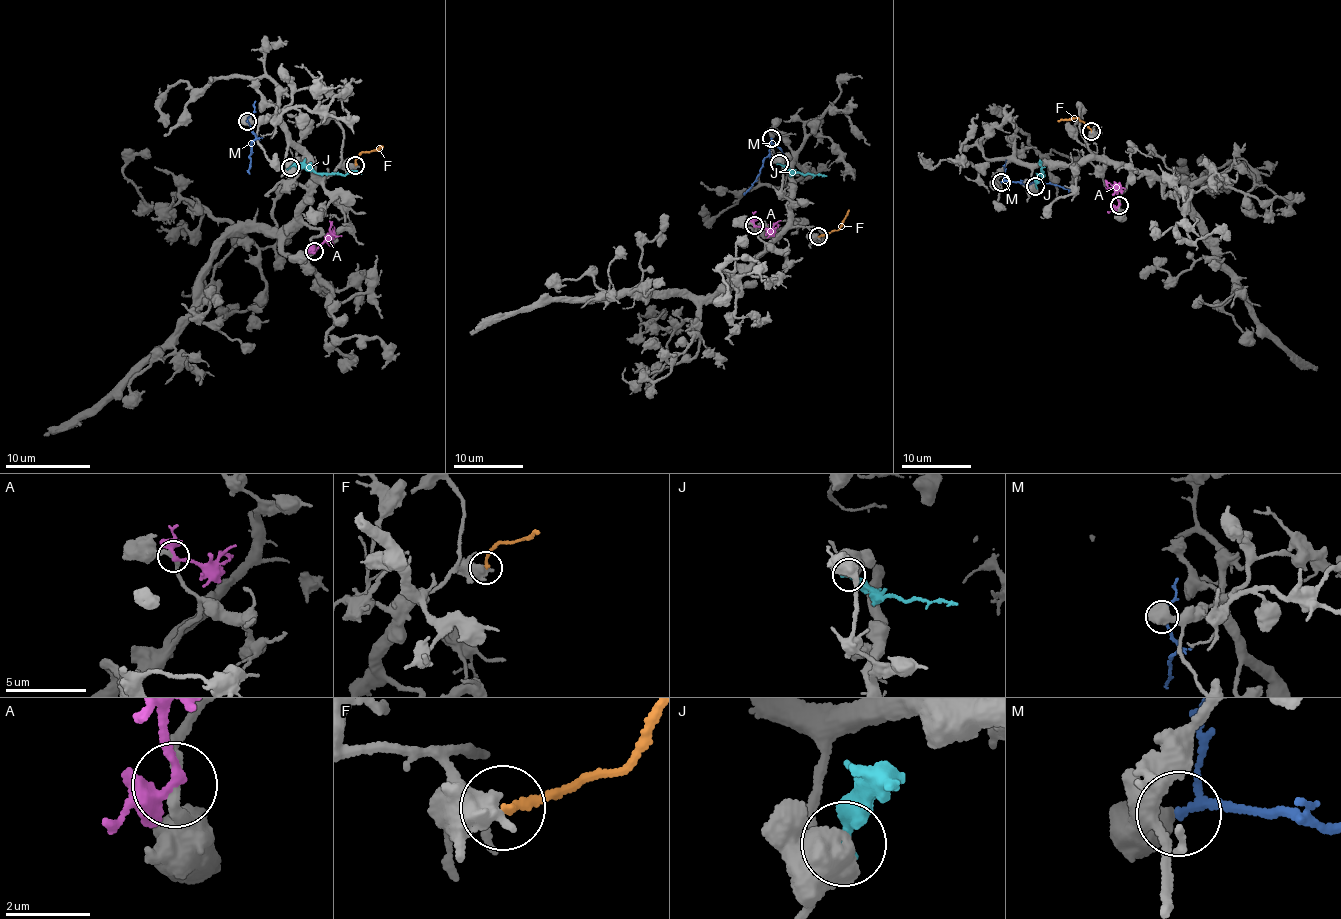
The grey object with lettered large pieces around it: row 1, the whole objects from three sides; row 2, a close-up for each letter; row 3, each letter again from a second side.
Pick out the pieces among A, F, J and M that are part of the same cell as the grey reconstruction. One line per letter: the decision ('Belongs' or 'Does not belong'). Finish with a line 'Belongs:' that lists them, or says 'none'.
A: Does not belong
F: Does not belong
J: Does not belong
M: Does not belong
Belongs: none

